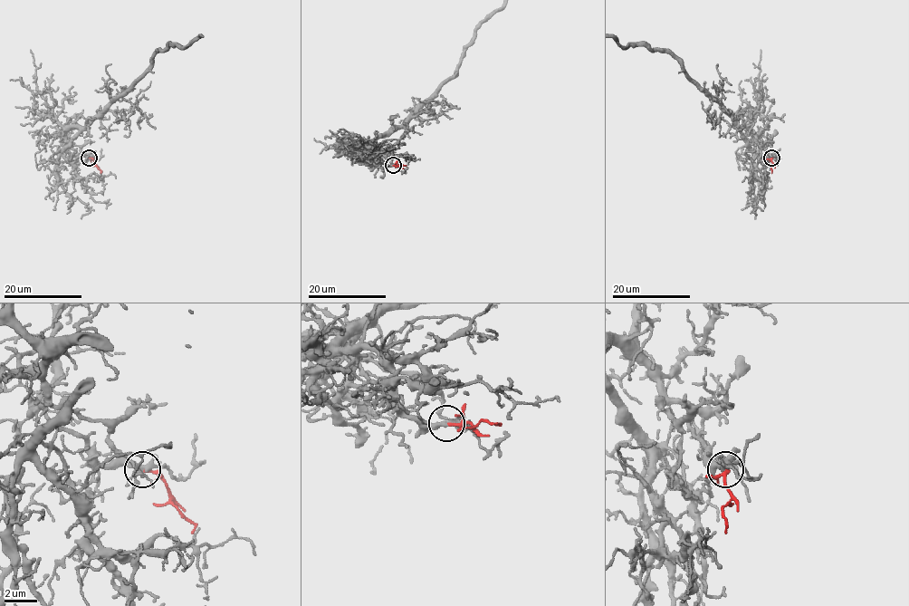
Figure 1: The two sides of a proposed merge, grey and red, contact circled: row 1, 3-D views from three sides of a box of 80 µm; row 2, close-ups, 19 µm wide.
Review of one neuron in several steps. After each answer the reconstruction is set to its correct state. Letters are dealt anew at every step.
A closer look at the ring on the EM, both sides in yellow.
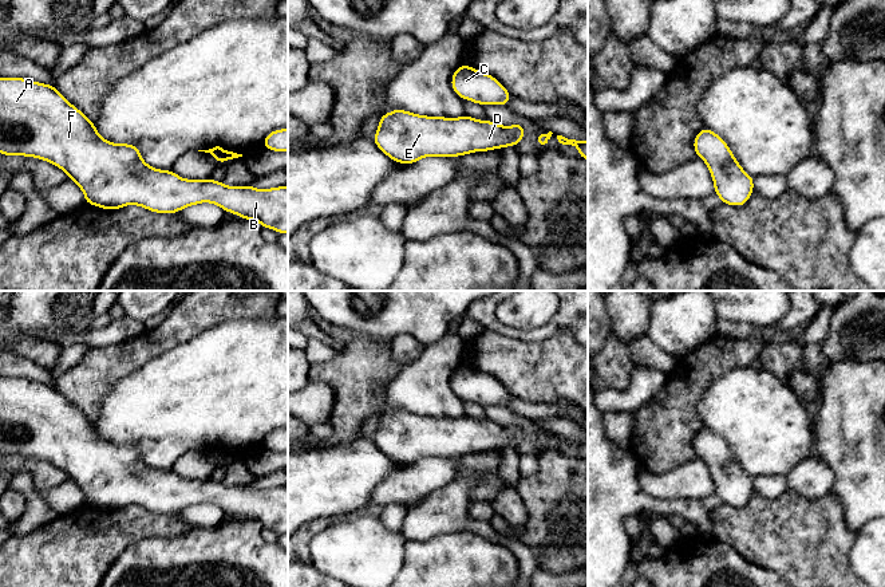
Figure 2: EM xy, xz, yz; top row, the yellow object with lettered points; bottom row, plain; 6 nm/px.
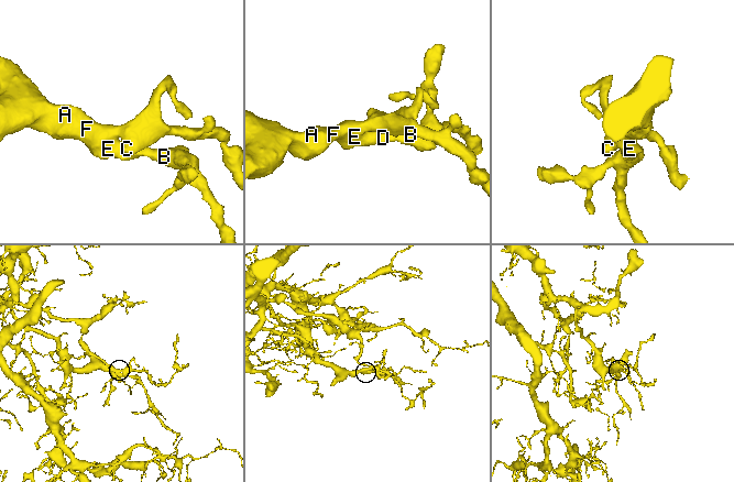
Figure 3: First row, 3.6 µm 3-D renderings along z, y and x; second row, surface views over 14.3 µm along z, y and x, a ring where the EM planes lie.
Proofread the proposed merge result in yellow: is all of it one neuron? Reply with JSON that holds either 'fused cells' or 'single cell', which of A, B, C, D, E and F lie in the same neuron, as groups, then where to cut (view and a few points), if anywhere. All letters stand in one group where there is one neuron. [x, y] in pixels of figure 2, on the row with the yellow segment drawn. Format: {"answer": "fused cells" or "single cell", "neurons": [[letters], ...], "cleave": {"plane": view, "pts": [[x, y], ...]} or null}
{"answer": "single cell", "neurons": [["A", "B", "C", "D", "E", "F"]], "cleave": null}

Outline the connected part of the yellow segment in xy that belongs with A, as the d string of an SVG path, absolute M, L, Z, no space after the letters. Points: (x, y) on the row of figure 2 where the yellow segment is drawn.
M0 78L0 154L44 159L66 172L83 192L84 202L108 210L126 205L138 205L154 213L178 213L201 202L214 204L241 220L256 220L262 228L288 233L288 186L257 189L250 185L226 186L222 181L186 180L173 170L161 170L147 165L137 145L112 143L103 139L94 122L71 105L54 84L39 83L27 78Z

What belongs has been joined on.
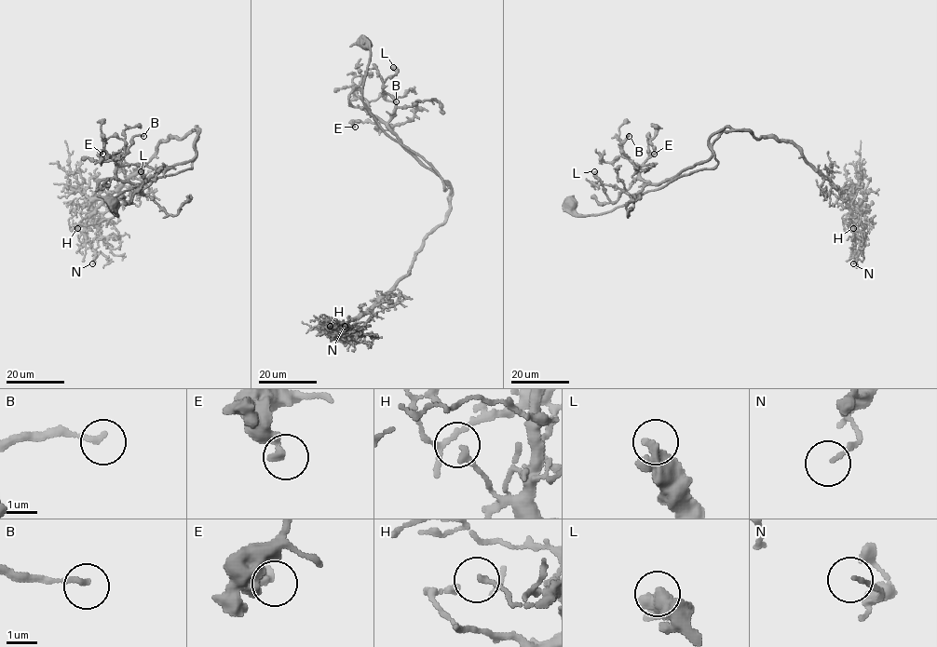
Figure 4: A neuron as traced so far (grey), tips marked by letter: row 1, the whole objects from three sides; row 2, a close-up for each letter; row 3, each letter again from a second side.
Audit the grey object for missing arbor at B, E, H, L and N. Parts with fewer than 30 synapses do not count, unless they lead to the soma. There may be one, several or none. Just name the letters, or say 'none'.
none

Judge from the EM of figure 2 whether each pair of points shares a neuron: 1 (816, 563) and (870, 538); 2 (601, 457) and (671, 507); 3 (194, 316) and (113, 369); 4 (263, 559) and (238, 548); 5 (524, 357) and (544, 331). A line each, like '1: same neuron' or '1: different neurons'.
1: different neurons
2: same neuron
3: same neuron
4: same neuron
5: different neurons

